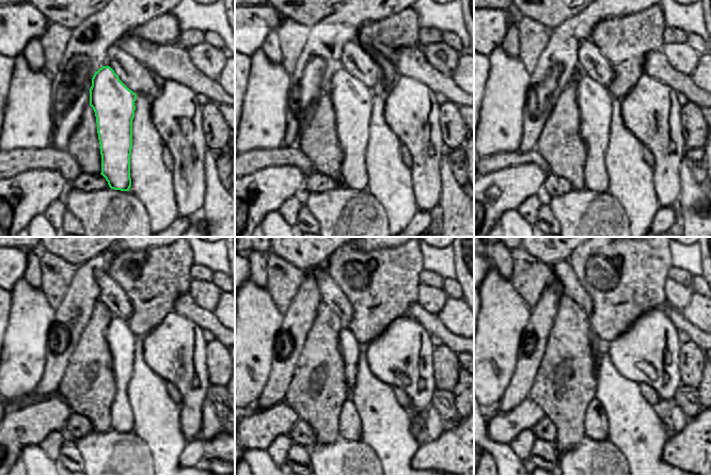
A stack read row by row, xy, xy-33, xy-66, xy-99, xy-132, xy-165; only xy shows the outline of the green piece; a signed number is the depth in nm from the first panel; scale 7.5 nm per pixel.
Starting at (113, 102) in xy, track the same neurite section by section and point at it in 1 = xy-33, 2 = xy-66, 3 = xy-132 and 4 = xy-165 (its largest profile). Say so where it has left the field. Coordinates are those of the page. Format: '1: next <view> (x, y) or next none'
1: next xy-33 (353, 102)
2: next xy-66 (596, 101)
3: next xy-132 (356, 416)
4: next xy-165 (597, 423)

